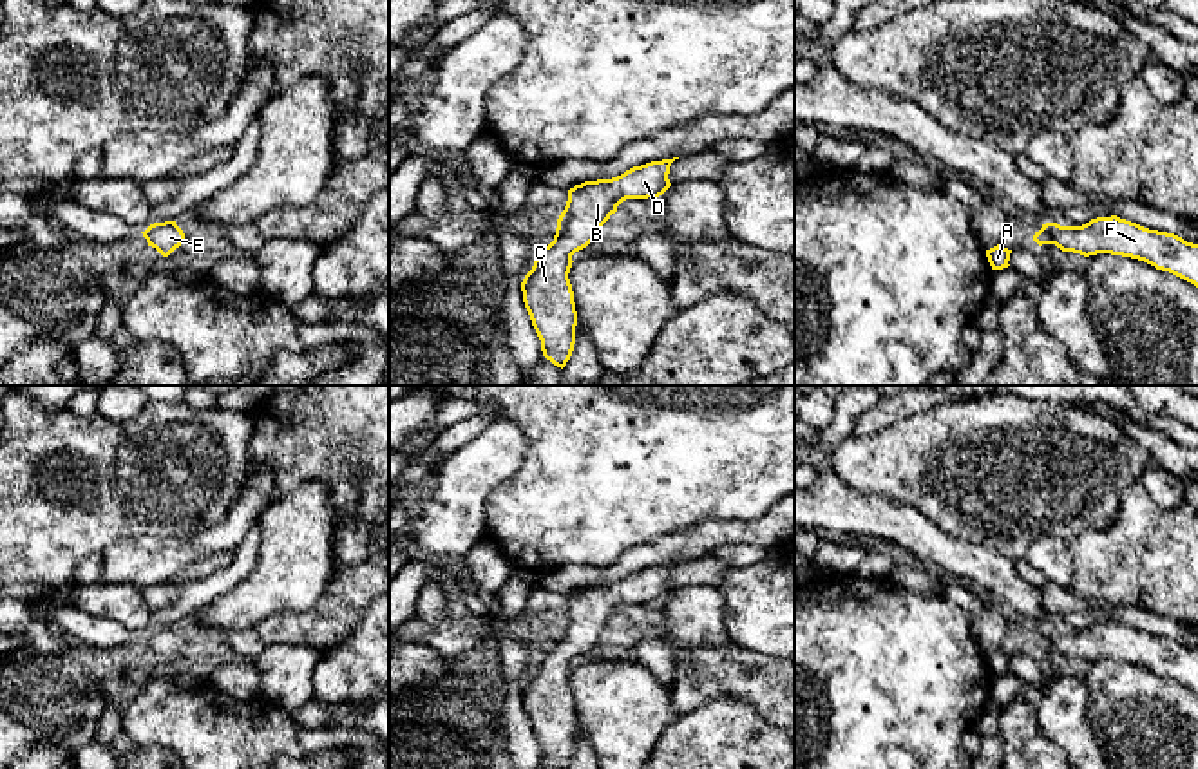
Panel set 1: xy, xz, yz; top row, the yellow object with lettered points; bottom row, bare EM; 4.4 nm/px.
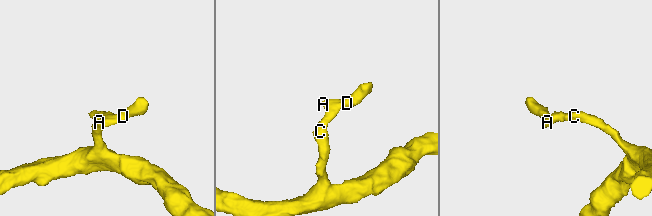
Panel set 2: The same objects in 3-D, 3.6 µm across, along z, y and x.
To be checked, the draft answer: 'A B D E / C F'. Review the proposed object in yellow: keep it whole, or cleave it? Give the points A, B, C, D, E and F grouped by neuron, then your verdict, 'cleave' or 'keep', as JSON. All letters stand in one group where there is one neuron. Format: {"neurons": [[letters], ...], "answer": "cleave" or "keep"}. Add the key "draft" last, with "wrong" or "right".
{"neurons": [["A", "B", "C", "D", "E", "F"]], "answer": "keep", "draft": "wrong"}

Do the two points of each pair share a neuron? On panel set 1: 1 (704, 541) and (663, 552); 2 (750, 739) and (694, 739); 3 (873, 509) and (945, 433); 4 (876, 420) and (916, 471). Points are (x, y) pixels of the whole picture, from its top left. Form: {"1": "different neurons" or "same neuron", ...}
{"1": "same neuron", "2": "same neuron", "3": "different neurons", "4": "different neurons"}

